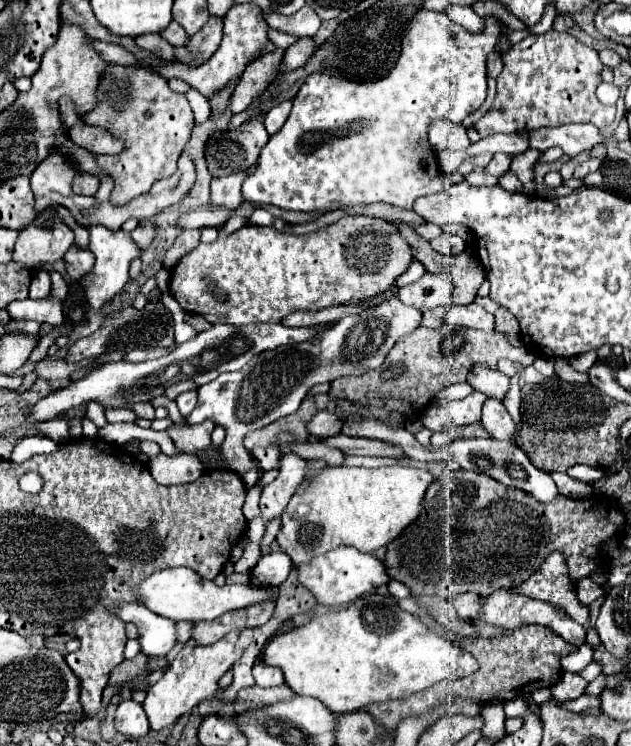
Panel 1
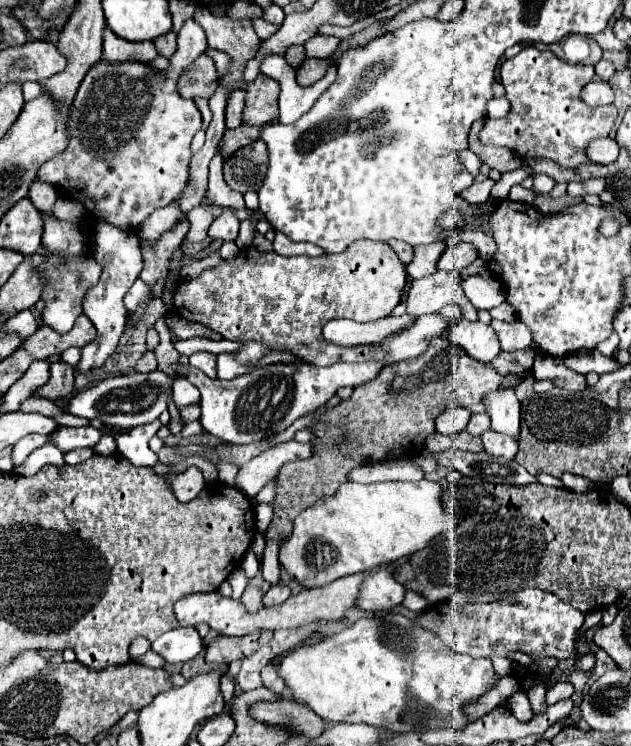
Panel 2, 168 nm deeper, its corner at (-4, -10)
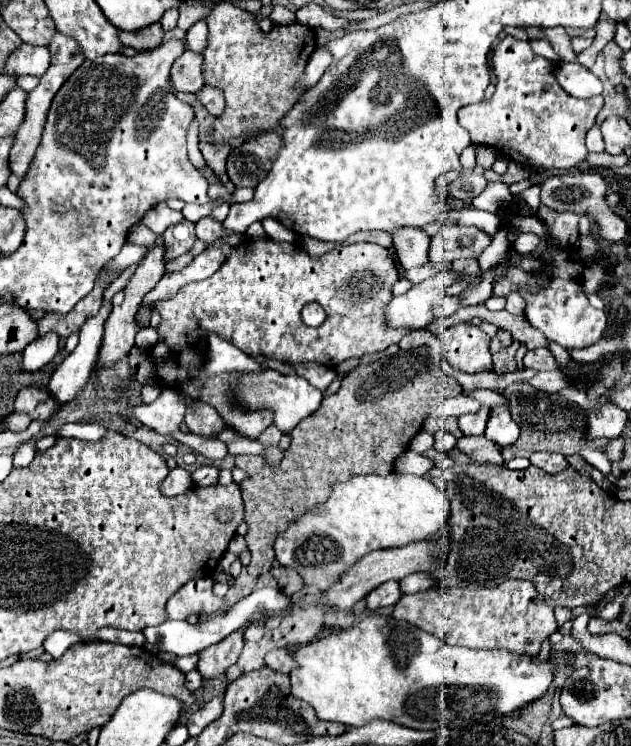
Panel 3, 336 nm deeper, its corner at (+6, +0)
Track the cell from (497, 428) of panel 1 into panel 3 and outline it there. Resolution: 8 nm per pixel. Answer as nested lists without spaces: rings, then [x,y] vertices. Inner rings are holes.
[[[464,436],[456,442],[456,450],[464,452],[466,456],[470,456],[480,464],[498,464],[498,466],[504,464],[500,448],[492,446],[492,442],[488,442],[484,436]]]

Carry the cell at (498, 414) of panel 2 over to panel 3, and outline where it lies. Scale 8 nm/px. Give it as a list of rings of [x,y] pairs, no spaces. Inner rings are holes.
[[[494,406],[488,418],[488,426],[484,436],[492,440],[500,448],[508,448],[518,440],[520,426],[512,420],[512,414],[506,406]]]

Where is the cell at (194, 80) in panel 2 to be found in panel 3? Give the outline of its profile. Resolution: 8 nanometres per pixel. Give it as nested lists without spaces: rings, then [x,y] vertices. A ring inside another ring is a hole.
[[[186,50],[182,56],[176,58],[176,62],[172,64],[172,84],[178,92],[198,92],[202,86],[204,86],[204,80],[202,80],[202,56],[192,52],[192,50]]]

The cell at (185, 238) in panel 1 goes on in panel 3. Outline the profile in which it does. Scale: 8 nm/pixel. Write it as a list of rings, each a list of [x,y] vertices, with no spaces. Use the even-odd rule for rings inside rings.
[[[182,220],[180,224],[174,224],[170,226],[164,234],[162,234],[162,240],[164,240],[164,260],[172,260],[180,254],[186,254],[192,244],[196,242],[196,236],[194,236],[194,222],[188,222],[188,220]]]

